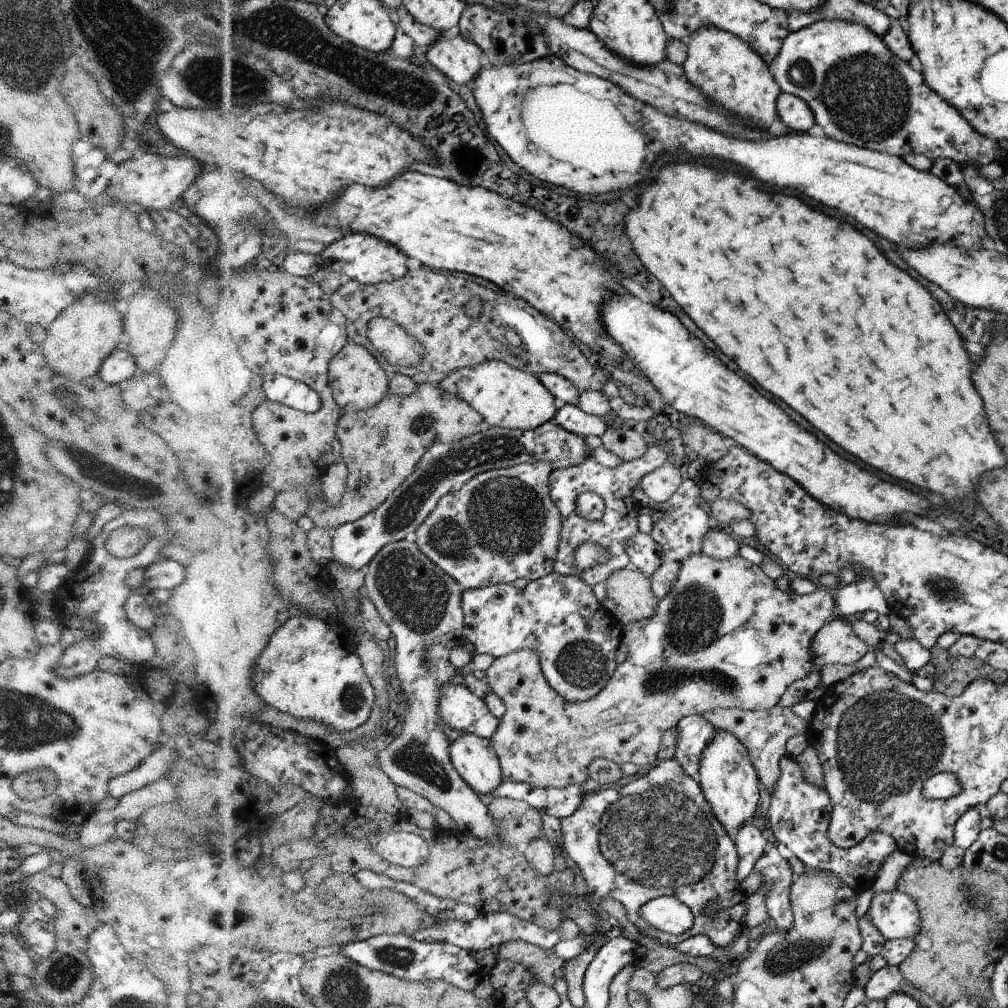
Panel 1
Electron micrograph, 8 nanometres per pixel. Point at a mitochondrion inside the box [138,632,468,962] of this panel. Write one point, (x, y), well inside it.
(416, 757)

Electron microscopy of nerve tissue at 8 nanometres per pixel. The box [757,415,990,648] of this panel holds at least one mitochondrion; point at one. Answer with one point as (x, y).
(946, 592)

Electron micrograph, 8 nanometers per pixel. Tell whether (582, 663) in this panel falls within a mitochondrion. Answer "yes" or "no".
yes

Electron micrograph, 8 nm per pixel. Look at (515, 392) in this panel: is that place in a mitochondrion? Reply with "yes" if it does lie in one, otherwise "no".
no

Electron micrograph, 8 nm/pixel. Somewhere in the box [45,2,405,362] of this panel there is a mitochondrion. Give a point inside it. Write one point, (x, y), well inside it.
(259, 81)

